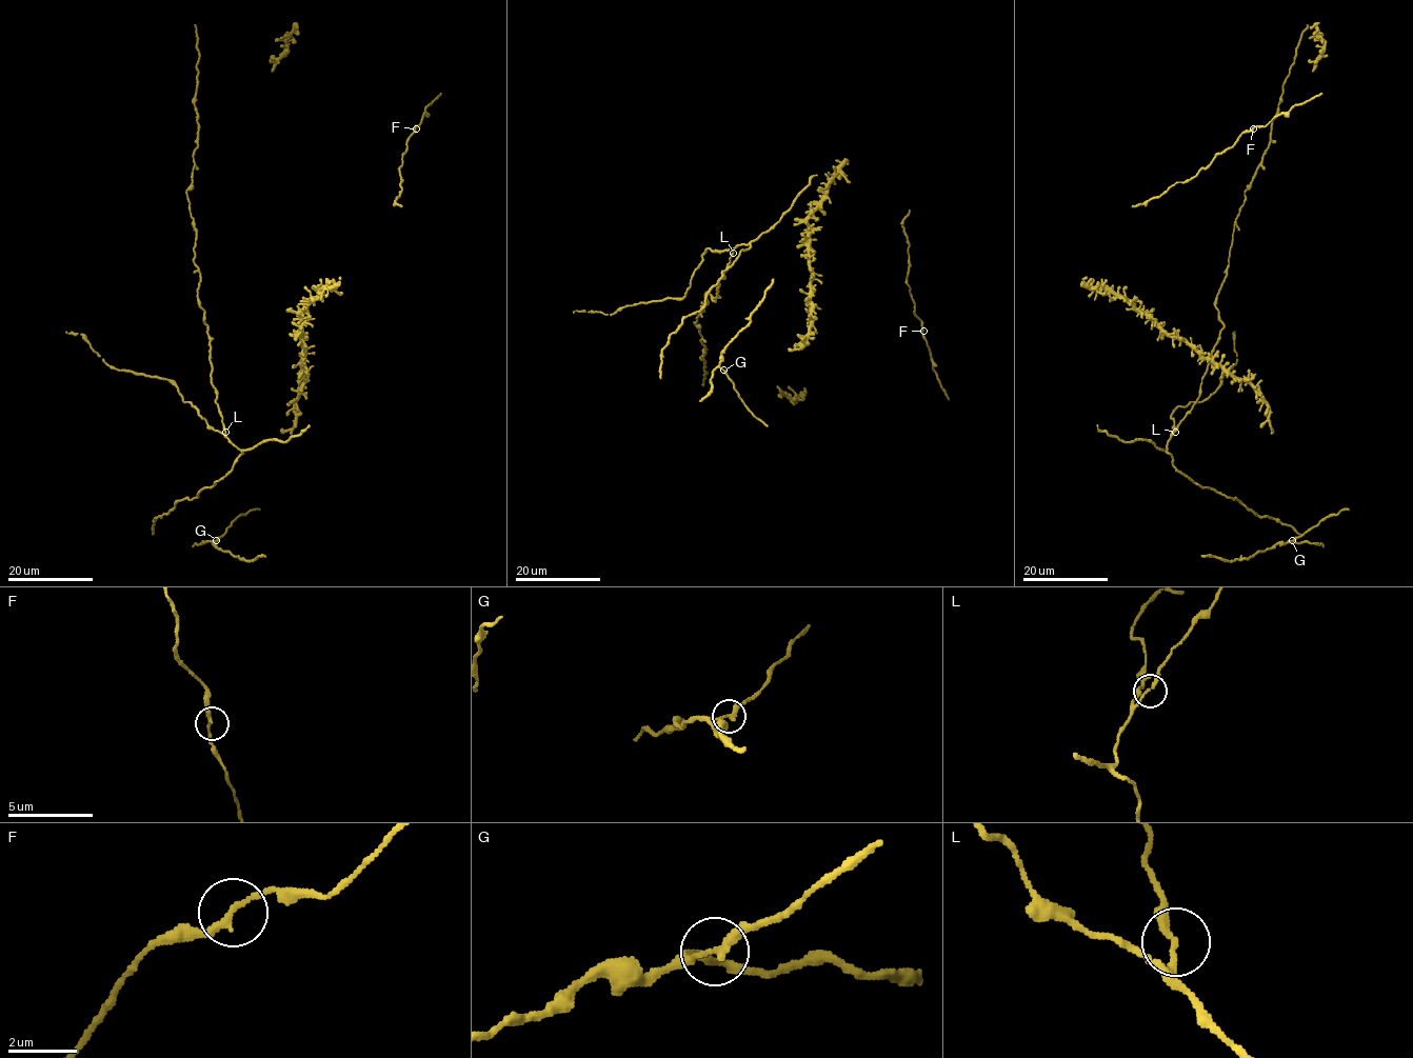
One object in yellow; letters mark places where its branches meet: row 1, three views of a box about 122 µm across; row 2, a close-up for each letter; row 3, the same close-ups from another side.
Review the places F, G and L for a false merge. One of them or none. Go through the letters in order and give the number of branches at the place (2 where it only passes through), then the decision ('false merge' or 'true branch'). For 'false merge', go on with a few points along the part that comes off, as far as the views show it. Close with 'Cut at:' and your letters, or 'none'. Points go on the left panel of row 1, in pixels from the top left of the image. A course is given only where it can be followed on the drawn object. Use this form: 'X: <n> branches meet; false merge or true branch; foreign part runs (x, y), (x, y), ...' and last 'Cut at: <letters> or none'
F: 2 branches meet; true branch
G: 2 branches meet; true branch
L: 2 branches meet; true branch
Cut at: none

